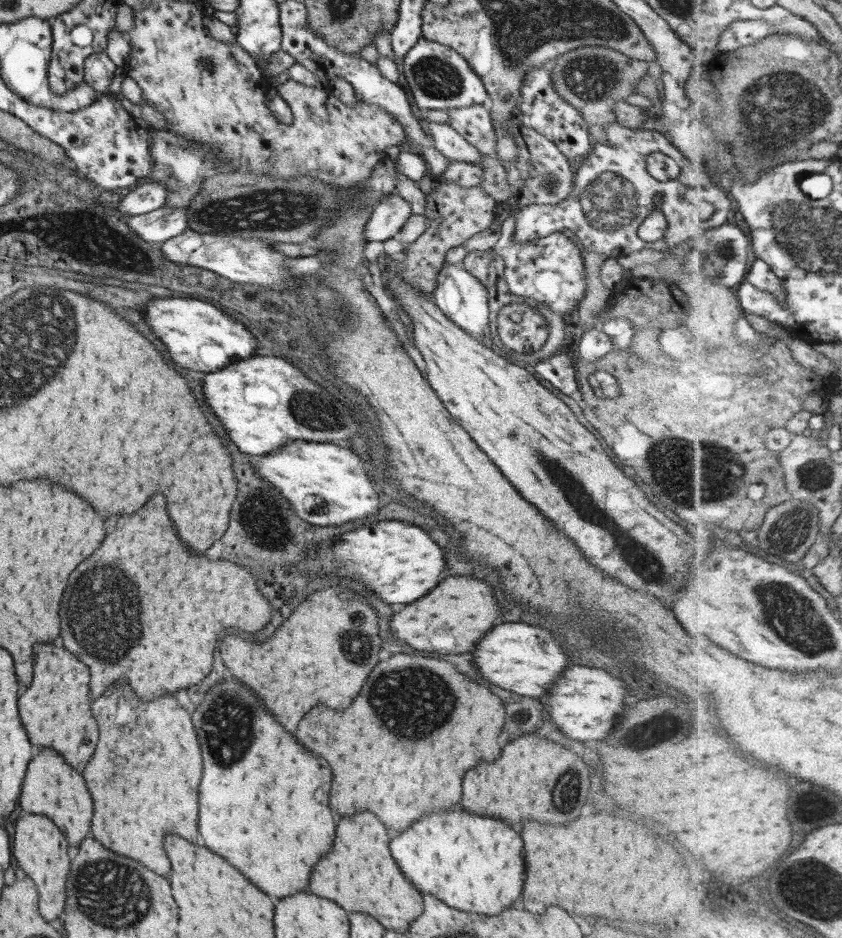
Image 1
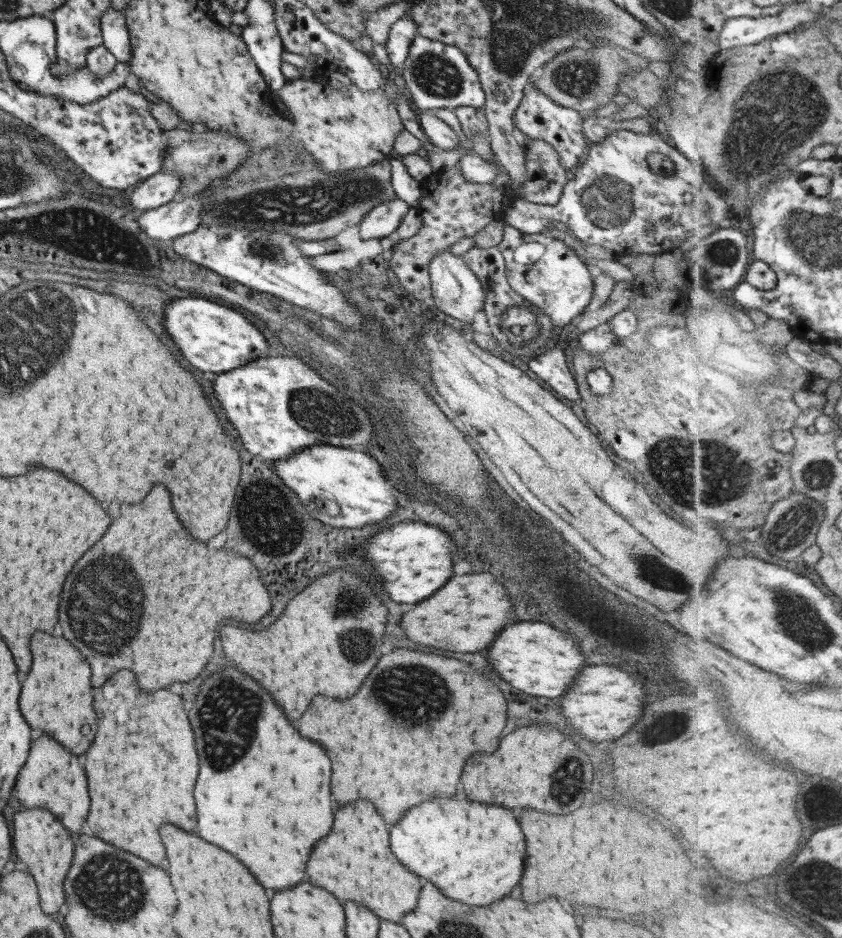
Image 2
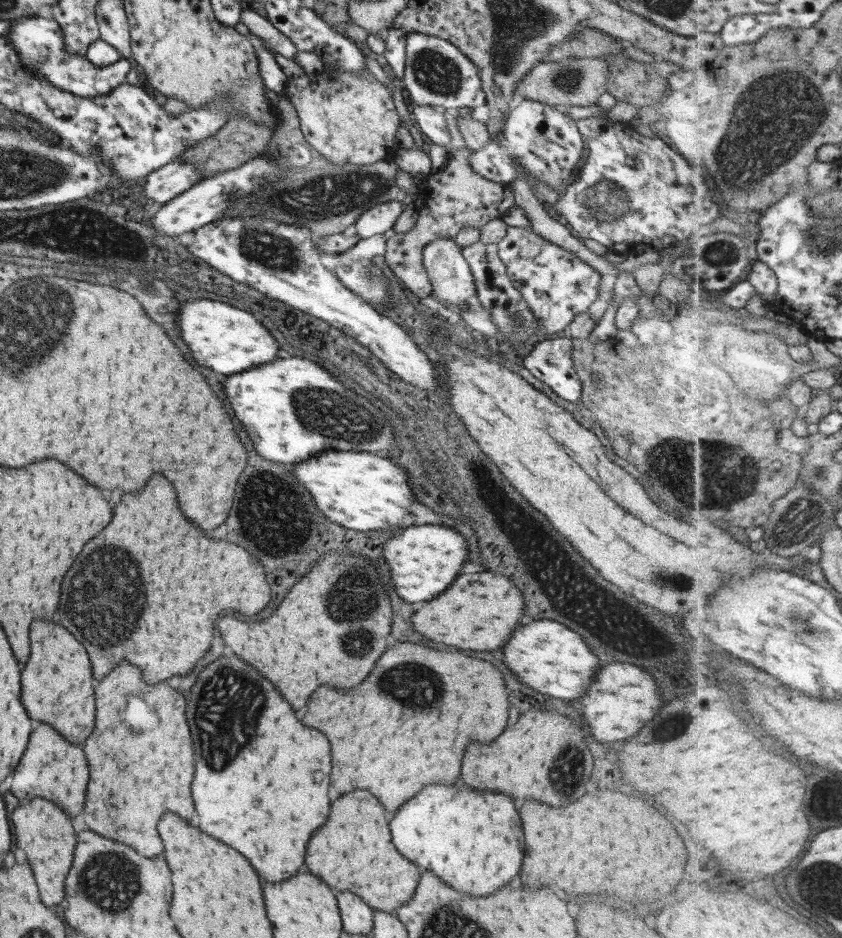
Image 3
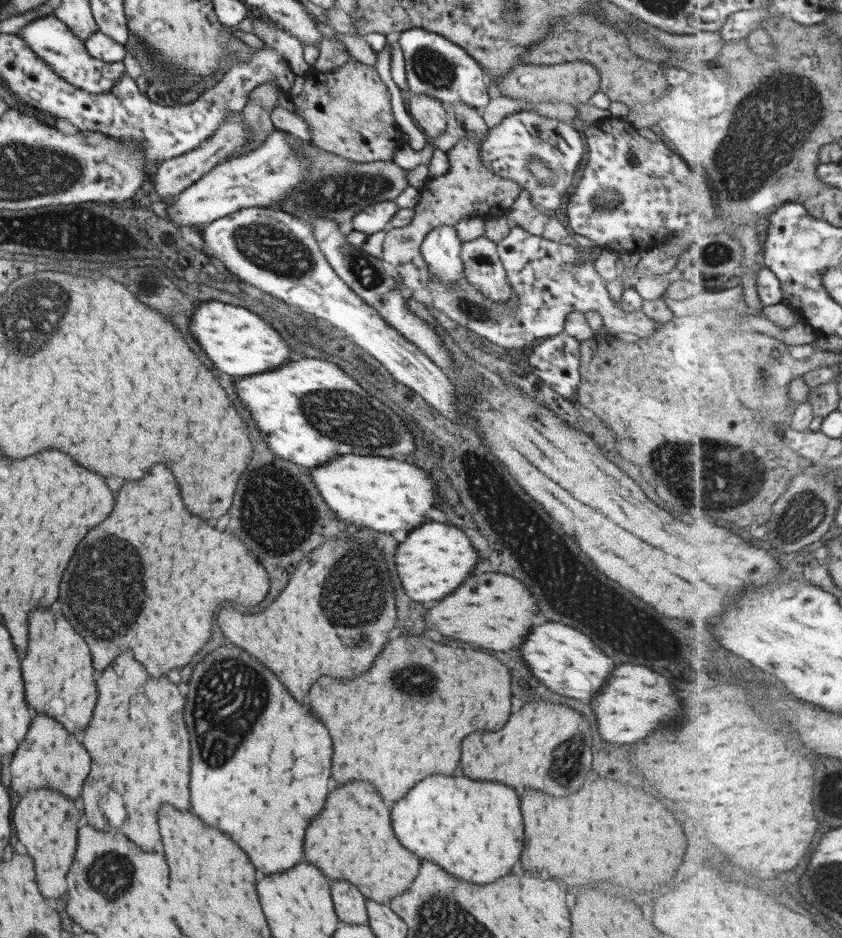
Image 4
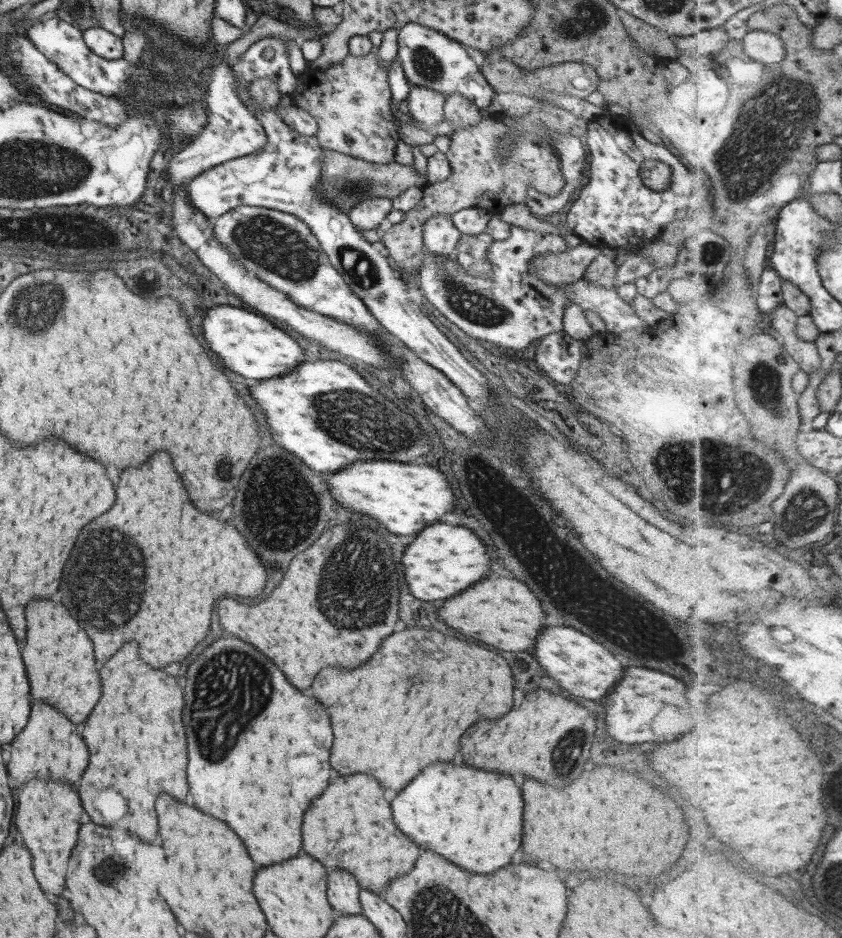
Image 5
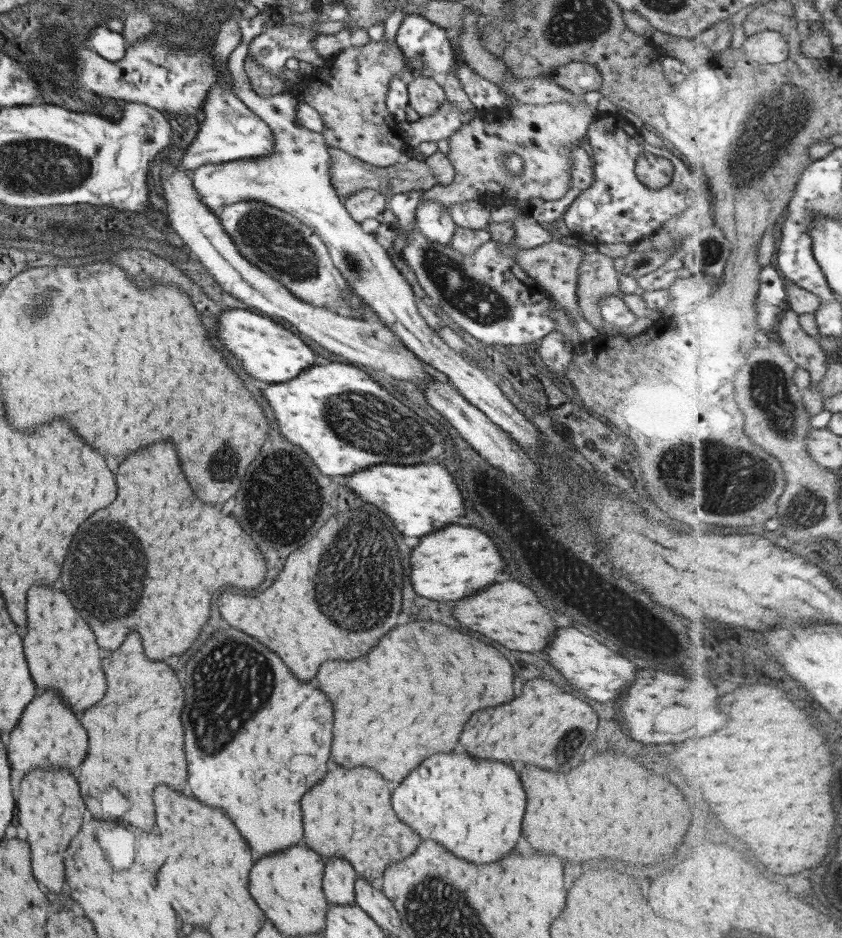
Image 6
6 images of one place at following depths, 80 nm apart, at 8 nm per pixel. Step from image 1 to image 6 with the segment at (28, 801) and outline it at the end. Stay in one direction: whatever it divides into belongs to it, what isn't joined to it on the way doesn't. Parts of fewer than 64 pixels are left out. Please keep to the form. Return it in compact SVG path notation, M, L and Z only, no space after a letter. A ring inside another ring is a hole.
M47 690L25 706L25 714L17 722L17 728L9 734L7 744L7 760L11 768L11 788L17 790L17 782L33 770L33 766L42 770L67 768L75 770L87 752L85 730L77 722L77 718L65 708L65 704L55 696L55 692ZM29 762L29 764L27 764ZM51 764L67 764L67 766L51 766Z

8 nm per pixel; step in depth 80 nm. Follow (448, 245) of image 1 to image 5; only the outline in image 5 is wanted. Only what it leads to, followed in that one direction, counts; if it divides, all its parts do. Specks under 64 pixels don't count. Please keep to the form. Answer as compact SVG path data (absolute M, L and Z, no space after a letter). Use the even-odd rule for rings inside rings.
M553 106L507 117L500 122L493 119L481 119L475 126L453 131L450 134L449 149L444 154L451 170L453 170L451 176L447 176L442 182L429 183L422 188L421 200L412 210L407 212L404 221L392 224L383 234L381 246L384 254L395 262L395 266L398 266L399 270L413 274L420 267L419 251L422 248L422 227L430 216L445 215L450 217L459 210L471 207L481 208L494 215L497 211L503 210L505 206L522 201L527 194L527 188L533 188L535 192L545 194L545 196L557 196L561 192L561 188L565 186L565 181L563 181L563 175L559 168L559 161L550 148L550 142L555 135L569 133L571 136L579 137L585 134L587 122L585 119L575 117L565 109ZM507 120L513 121L516 126L510 126ZM499 139L507 139L510 142L508 152L498 150L496 142Z

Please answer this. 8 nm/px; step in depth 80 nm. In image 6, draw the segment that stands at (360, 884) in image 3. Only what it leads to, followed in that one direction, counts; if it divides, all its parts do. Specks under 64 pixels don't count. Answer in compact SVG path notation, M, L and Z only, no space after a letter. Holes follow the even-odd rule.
M331 760L329 766L333 770L301 800L305 844L313 852L323 854L321 858L335 856L347 860L358 878L375 883L375 878L381 878L388 864L413 854L421 838L395 818L389 804L387 782L377 776L377 772L369 768L345 770Z

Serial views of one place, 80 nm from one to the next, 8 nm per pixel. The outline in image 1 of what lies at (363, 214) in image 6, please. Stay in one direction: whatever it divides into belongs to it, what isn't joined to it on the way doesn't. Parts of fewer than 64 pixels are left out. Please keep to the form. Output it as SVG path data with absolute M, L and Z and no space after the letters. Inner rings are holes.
M393 192L381 197L372 207L365 223L363 236L366 242L383 242L401 230L411 216L410 204Z

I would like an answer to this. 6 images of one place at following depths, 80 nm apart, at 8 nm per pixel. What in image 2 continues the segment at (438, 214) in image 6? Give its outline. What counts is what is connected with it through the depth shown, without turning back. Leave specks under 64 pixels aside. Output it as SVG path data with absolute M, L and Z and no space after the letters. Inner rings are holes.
M449 248L438 252L434 254L433 258L430 258L428 271L430 296L433 297L434 305L443 314L451 316L451 318L455 318L455 320L459 320L463 324L472 326L475 314L482 310L484 294L477 277L467 268L461 255L455 256L449 251Z

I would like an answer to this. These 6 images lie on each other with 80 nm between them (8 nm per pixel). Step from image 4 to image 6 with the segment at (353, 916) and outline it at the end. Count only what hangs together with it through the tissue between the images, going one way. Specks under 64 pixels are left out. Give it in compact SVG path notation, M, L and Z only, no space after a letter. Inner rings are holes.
M329 860L324 863L322 891L327 903L354 904L353 868L345 860Z

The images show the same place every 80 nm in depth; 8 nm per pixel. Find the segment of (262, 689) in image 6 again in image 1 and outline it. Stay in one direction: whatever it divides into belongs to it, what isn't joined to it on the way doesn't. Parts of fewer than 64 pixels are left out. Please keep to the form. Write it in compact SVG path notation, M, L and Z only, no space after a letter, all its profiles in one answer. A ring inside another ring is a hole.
M235 680L213 686L191 714L191 720L203 758L203 776L199 784L199 826L205 826L199 828L205 840L203 846L217 852L265 894L285 898L301 892L309 882L313 864L329 852L333 842L335 826L327 806L331 782L329 766L325 760L307 754L307 750L263 710L261 700Z

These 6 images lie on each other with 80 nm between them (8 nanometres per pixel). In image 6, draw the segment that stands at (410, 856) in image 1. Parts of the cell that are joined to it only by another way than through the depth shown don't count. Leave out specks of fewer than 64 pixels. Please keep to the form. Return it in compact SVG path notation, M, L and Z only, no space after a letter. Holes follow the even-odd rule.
M433 754L419 764L391 794L391 808L395 816L413 828L421 836L421 840L433 840L447 848L457 858L463 858L471 864L489 864L501 860L511 852L515 842L519 840L519 824L525 808L525 794L521 784L513 772L513 768L489 762L473 760L465 754Z

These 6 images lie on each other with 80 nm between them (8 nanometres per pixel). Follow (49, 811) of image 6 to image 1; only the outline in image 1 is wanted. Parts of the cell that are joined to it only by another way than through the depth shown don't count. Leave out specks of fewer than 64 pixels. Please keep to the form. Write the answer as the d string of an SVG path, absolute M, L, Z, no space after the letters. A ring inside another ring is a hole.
M27 814L15 822L11 854L19 868L37 884L39 892L39 914L43 920L55 920L65 904L65 879L67 878L71 852L64 833L46 816Z

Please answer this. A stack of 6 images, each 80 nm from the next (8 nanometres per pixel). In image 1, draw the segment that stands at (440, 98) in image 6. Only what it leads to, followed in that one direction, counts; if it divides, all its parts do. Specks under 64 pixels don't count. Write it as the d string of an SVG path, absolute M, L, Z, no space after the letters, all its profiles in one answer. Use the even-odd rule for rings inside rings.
M423 120L429 129L430 145L449 161L469 162L480 165L480 154L466 140L459 136L455 129L445 123L433 123Z

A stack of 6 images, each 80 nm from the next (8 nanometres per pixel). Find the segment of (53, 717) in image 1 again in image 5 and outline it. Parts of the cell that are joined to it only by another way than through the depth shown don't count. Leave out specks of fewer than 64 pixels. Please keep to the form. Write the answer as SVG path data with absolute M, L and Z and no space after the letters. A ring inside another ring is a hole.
M49 600L29 602L25 608L25 620L27 636L21 658L29 680L29 696L33 700L53 704L53 708L65 714L65 718L73 724L83 722L101 696L99 676L87 634L61 604L53 604Z

